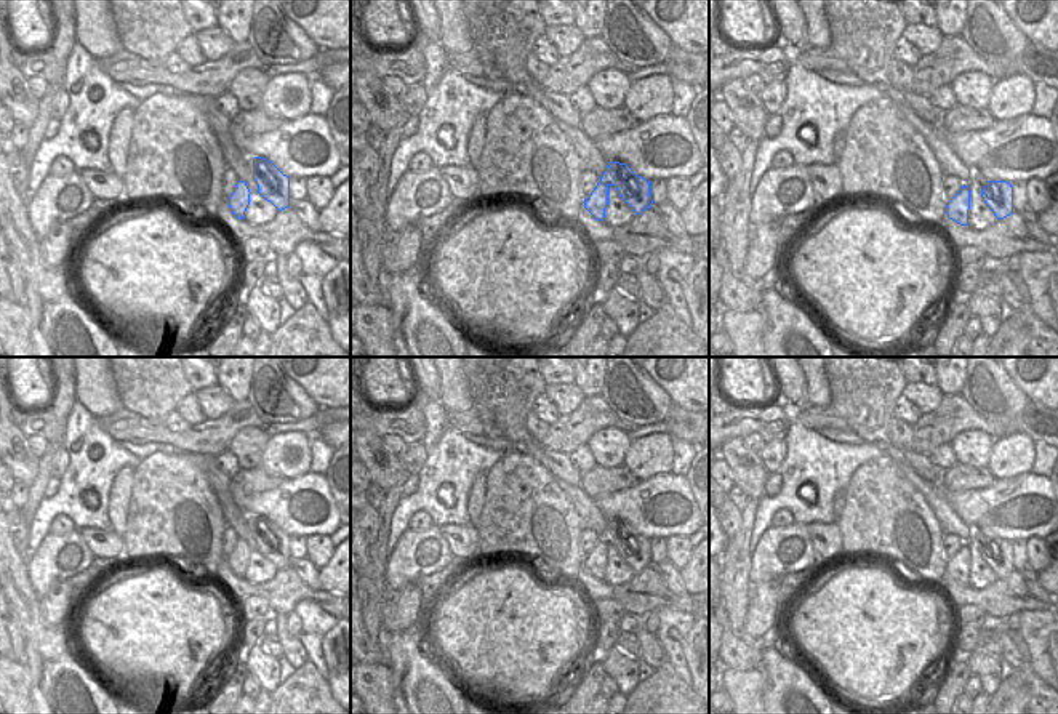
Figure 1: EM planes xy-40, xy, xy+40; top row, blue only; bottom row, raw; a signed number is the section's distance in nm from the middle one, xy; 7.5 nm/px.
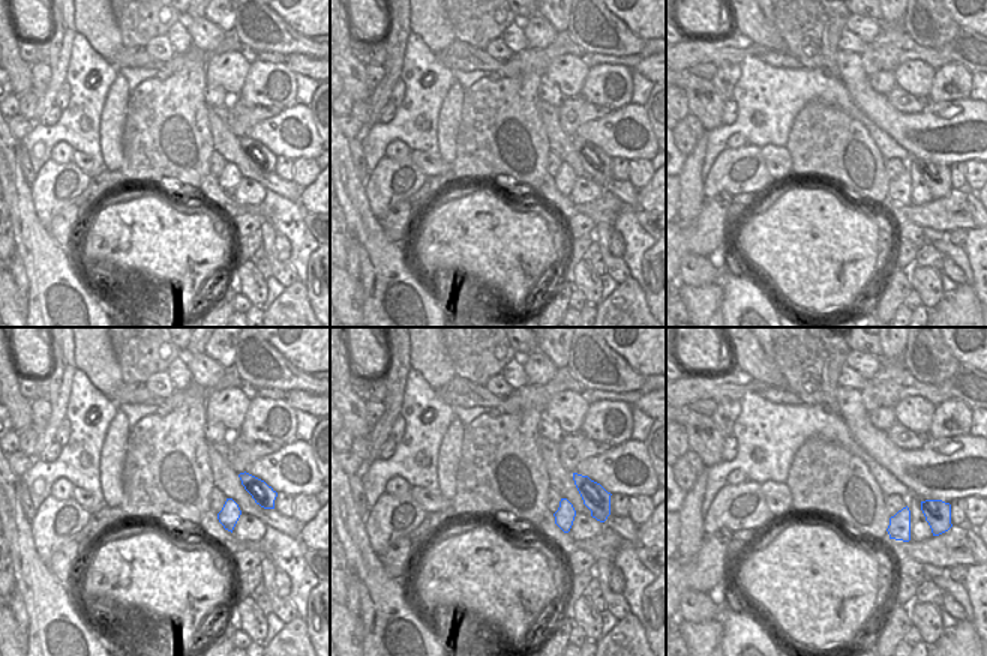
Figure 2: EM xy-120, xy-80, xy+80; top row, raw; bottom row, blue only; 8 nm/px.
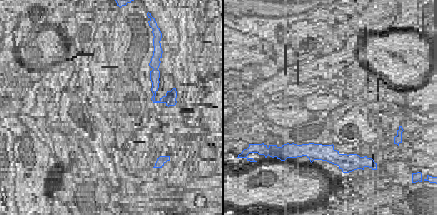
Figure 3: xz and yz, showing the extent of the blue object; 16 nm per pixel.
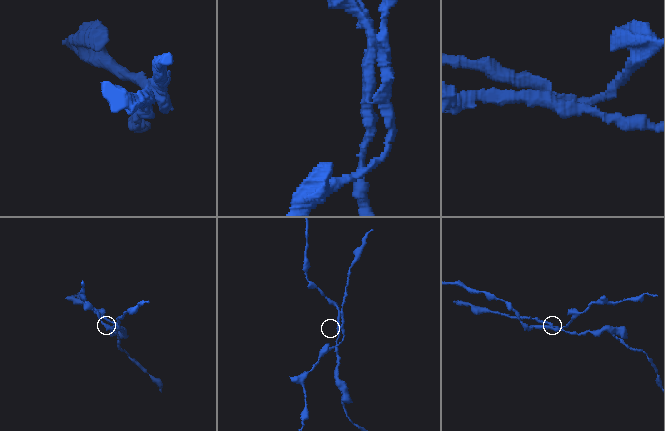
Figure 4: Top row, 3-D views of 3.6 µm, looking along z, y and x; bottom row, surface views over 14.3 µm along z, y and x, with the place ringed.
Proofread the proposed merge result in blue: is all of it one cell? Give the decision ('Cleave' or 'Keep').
Cleave

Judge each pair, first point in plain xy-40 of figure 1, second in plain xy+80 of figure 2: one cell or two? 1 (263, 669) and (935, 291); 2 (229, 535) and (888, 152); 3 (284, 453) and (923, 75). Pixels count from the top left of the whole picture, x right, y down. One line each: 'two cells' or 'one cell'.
1: one cell
2: two cells
3: two cells

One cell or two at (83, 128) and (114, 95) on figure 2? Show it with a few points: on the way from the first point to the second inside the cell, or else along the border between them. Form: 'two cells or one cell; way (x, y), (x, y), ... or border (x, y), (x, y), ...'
two cells; border (116, 74), (101, 111), (98, 141)

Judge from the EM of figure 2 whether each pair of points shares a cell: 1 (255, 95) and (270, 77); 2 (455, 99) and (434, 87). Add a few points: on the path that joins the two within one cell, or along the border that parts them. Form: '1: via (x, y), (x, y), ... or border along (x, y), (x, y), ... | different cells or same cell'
1: via (260, 90), (269, 81) | same cell
2: border along (456, 80), (441, 105), (437, 129) | different cells

